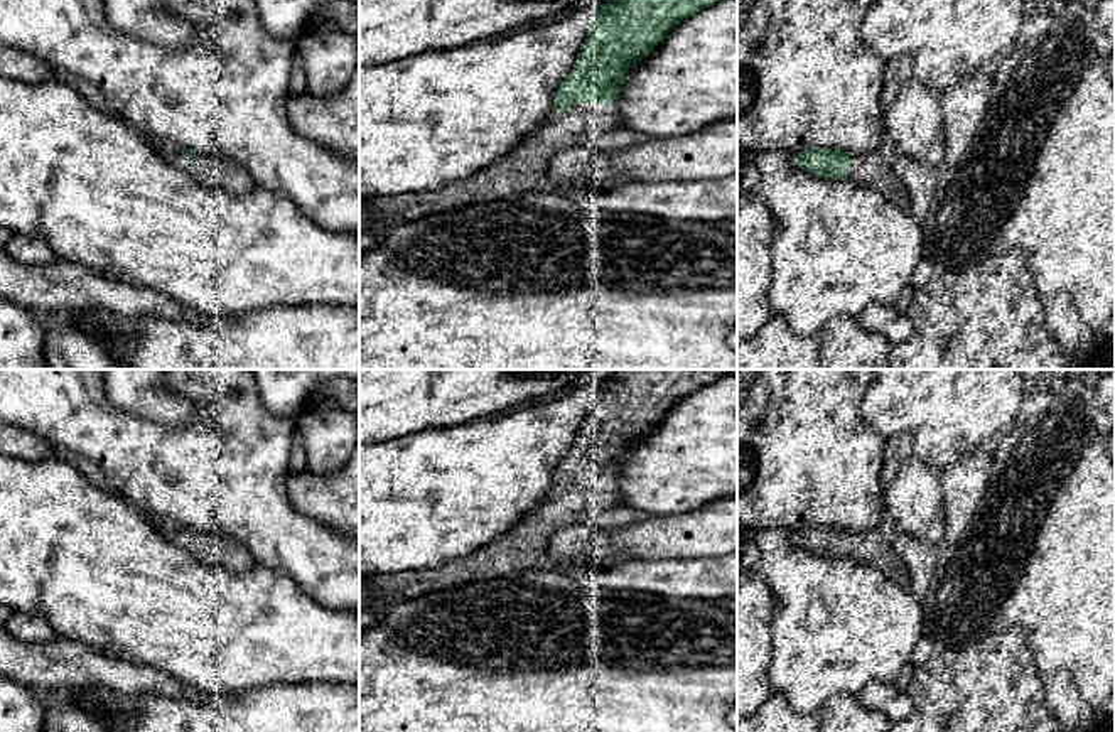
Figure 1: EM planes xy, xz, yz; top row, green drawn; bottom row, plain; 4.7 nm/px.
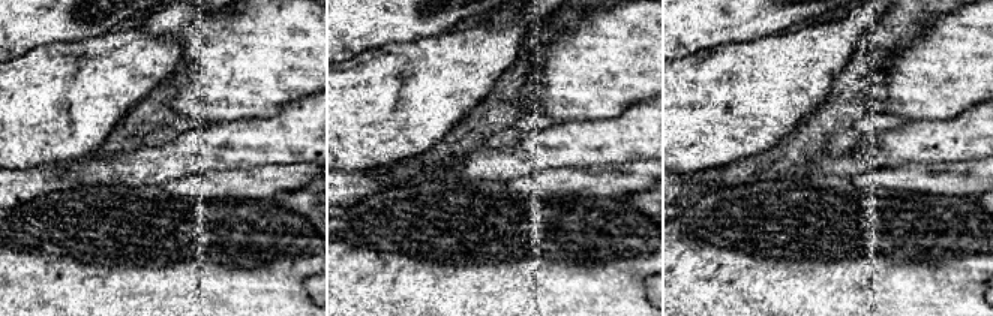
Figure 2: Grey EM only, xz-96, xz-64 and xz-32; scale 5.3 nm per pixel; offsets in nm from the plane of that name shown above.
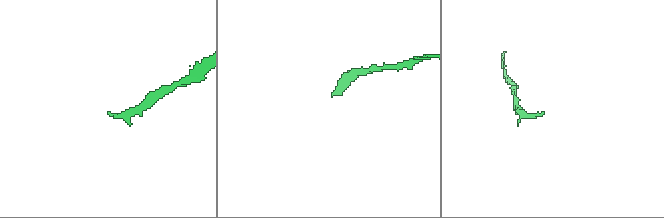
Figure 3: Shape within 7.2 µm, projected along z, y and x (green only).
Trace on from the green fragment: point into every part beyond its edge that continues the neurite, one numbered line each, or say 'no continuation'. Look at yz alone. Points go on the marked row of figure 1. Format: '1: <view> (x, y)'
1: yz (867, 169)

